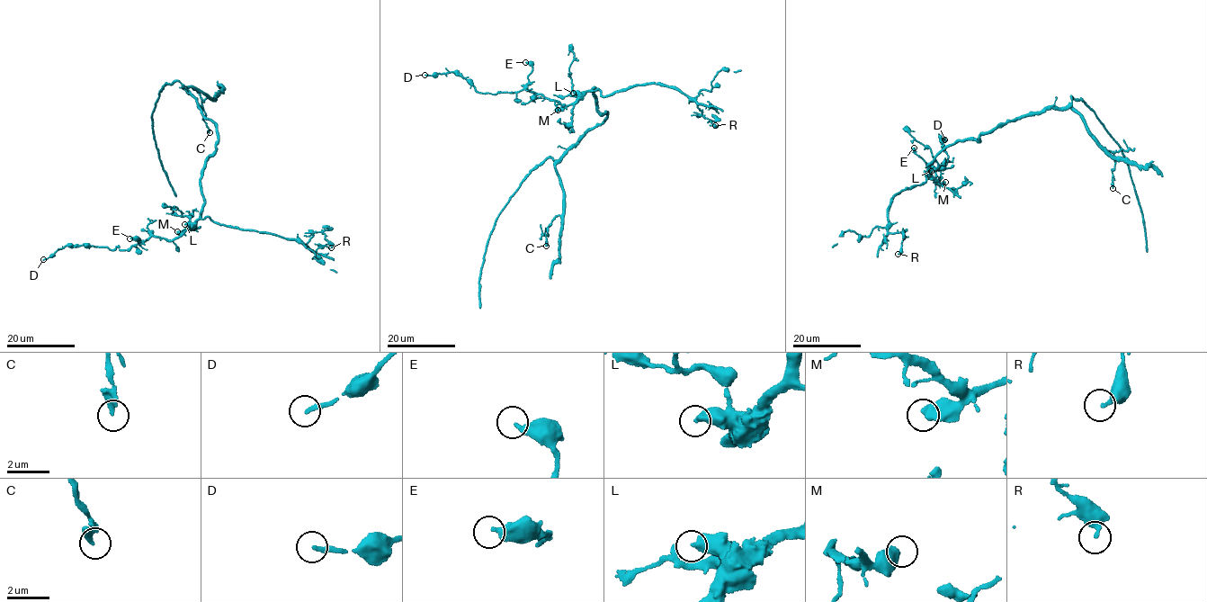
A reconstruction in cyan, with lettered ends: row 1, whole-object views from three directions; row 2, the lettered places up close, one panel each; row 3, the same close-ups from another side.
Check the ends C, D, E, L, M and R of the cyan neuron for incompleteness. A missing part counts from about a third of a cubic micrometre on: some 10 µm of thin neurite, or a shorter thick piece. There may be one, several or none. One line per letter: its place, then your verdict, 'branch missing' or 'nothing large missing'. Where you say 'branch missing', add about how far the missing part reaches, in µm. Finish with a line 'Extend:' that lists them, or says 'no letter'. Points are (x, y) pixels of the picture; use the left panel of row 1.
C: place (210, 132); nothing large missing
D: place (43, 259); nothing large missing
E: place (129, 238); nothing large missing
L: place (184, 224); nothing large missing
M: place (177, 231); nothing large missing
R: place (331, 247); nothing large missing
Extend: no letter

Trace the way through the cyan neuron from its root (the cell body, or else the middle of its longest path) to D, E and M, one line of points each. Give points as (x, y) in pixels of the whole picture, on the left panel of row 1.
D: (216, 128), (196, 224), (174, 239), (150, 236), (127, 250), (69, 244), (43, 259)
E: (216, 128), (196, 224), (174, 239), (129, 238)
M: (216, 128), (216, 150), (205, 164), (200, 184), (204, 202), (201, 216), (193, 227), (177, 231)

